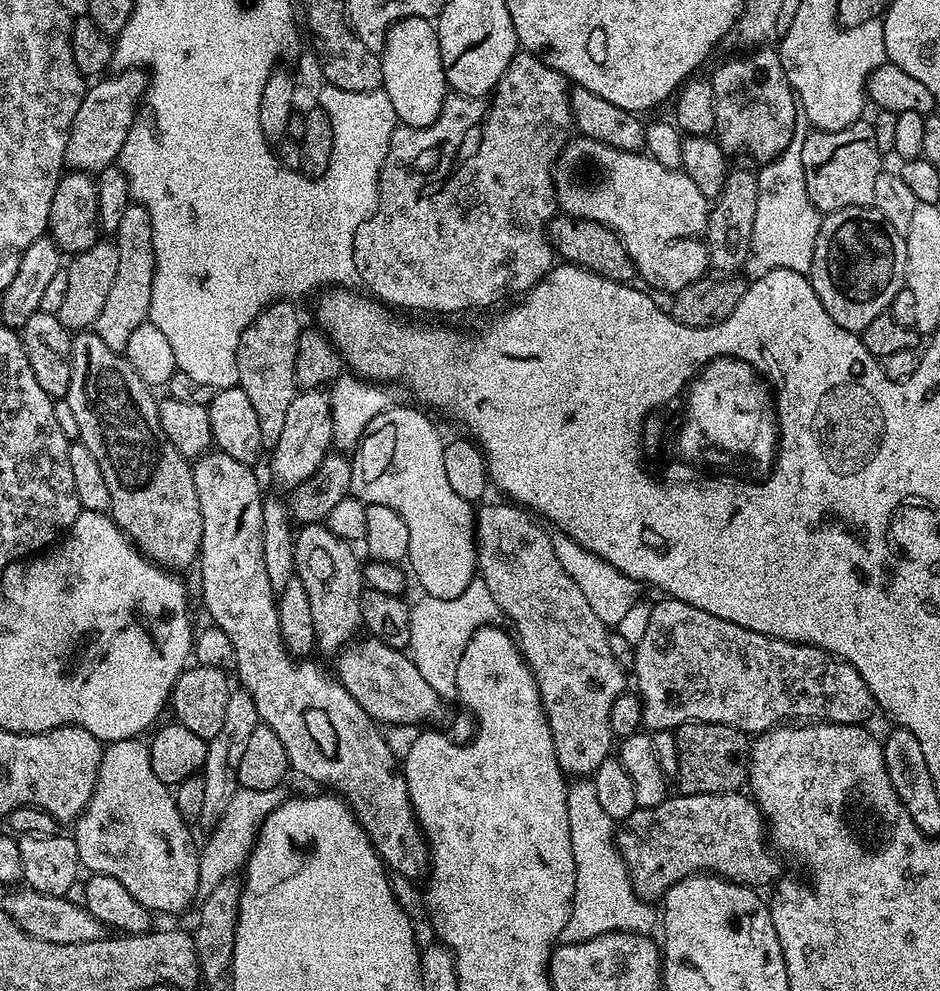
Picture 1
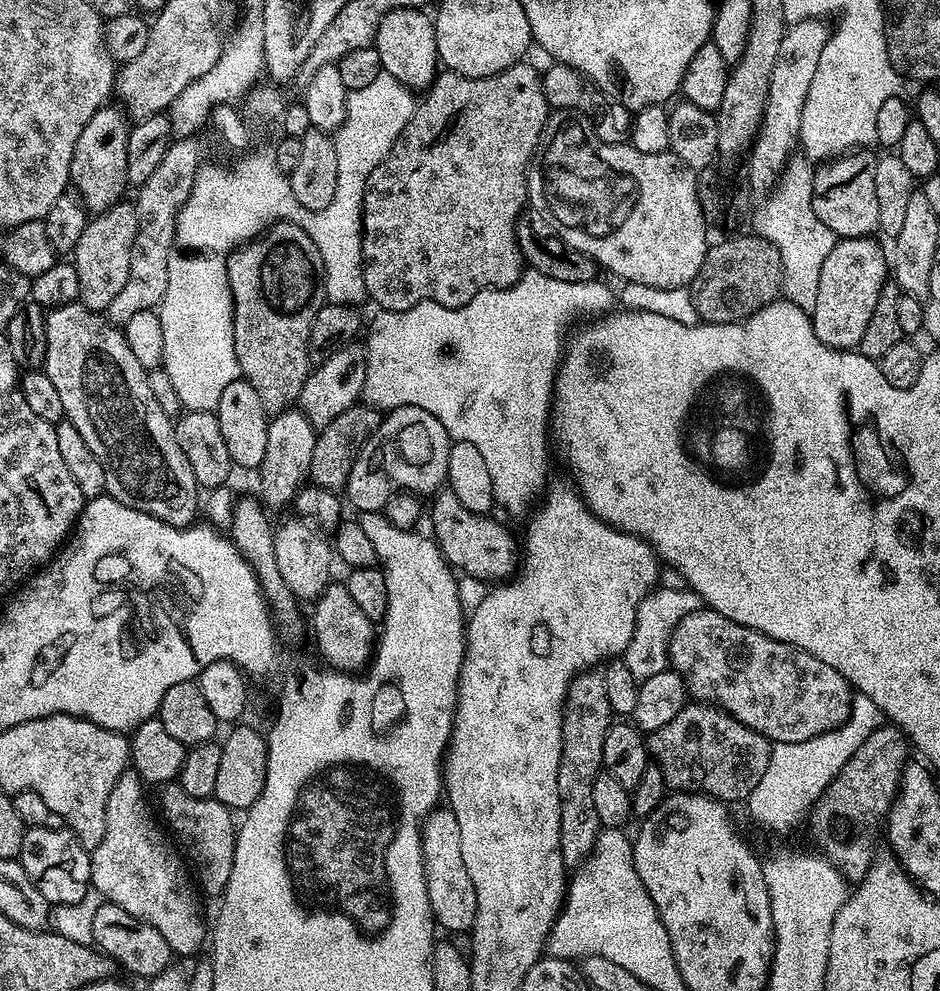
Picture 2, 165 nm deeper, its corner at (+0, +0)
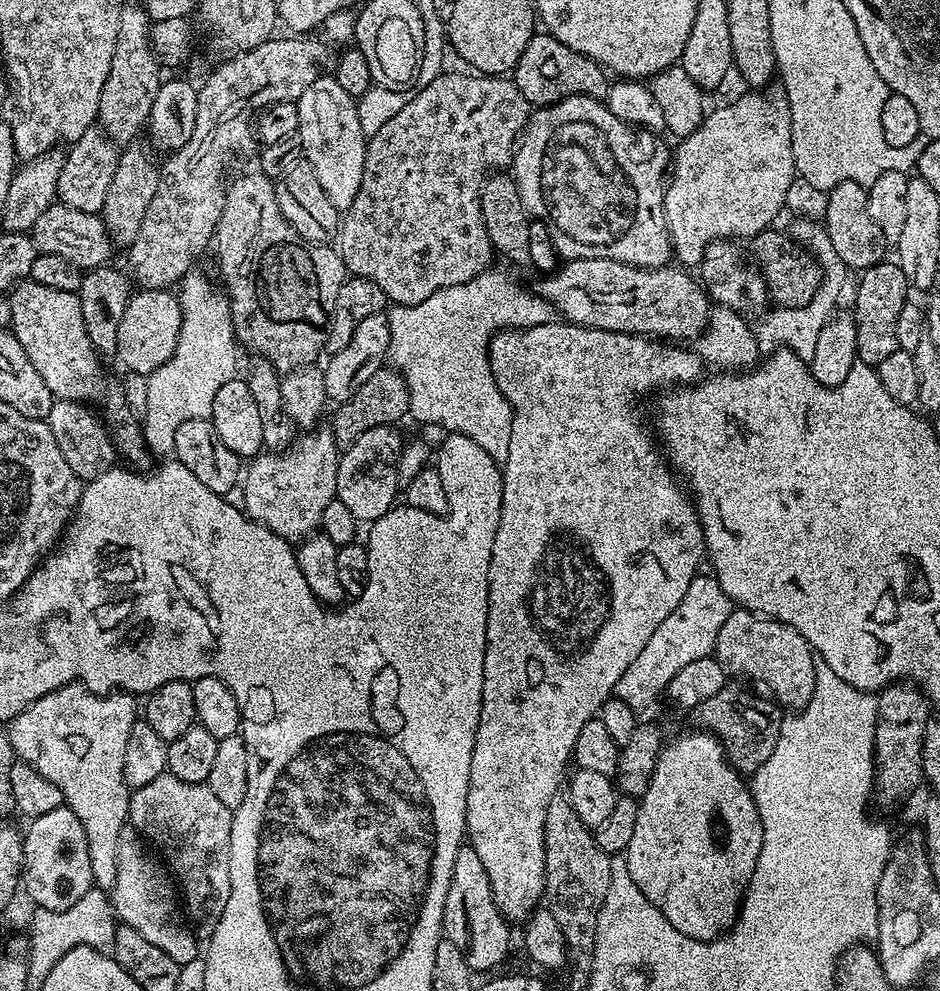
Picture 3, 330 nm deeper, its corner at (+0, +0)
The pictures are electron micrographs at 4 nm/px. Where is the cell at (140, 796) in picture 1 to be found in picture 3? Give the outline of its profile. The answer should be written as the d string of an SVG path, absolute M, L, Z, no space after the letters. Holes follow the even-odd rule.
M131 826L122 830L118 846L118 876L110 890L110 899L112 911L120 924L138 930L142 938L148 939L153 946L158 946L158 950L164 951L169 958L174 958L174 962L180 965L194 962L201 955L201 941L182 915L178 888L173 877Z

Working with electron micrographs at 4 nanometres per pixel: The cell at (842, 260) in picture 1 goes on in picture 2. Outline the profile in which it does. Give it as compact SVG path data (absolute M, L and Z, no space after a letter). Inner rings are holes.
M867 236L837 239L835 246L822 264L818 283L818 296L810 315L814 334L826 346L845 350L859 349L866 322L874 314L874 305L878 303L878 294L890 276L890 260L875 244L875 239Z

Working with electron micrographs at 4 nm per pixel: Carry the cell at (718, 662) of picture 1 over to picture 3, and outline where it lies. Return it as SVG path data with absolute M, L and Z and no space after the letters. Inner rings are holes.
M737 607L718 630L714 655L729 677L745 676L748 680L757 680L765 688L763 691L781 709L802 709L814 694L818 662L812 647L806 638L802 638L802 634L798 634L798 630L778 619L765 618L746 608Z

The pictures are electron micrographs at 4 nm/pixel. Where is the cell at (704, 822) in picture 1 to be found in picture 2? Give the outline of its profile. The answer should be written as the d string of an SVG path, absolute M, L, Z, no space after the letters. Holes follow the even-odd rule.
M888 722L875 728L842 766L836 780L816 799L810 813L812 840L819 855L843 872L845 880L863 880L876 853L876 835L881 835L888 811L900 789L904 765L909 763L910 741L903 730Z

